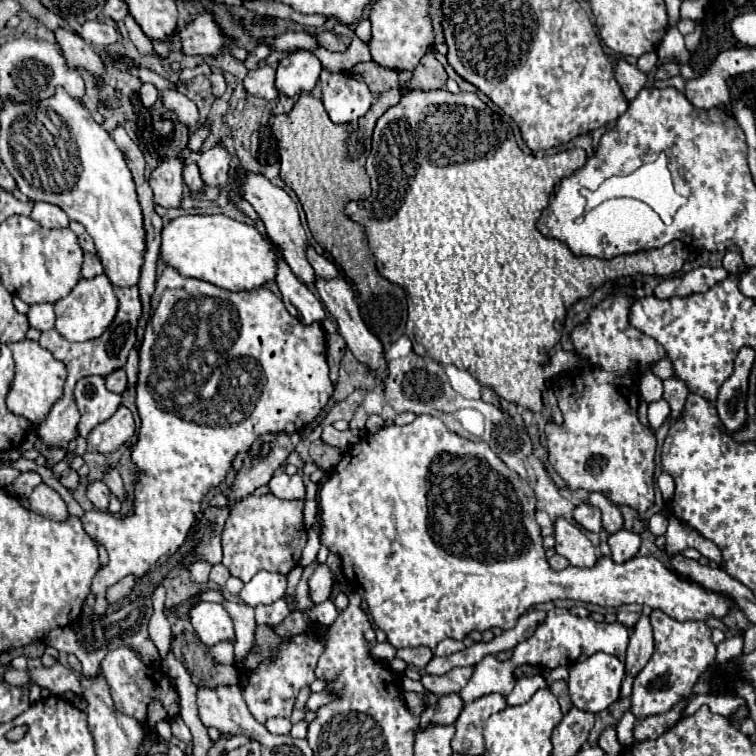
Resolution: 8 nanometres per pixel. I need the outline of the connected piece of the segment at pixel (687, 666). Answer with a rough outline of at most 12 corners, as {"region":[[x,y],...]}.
{"region":[[650,613],[656,649],[632,687],[638,719],[692,693],[716,659],[704,621]]}

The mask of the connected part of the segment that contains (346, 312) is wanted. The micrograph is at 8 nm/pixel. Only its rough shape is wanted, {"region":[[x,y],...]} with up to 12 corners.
{"region":[[344,277],[318,279],[324,307],[354,357],[386,377],[382,343]]}

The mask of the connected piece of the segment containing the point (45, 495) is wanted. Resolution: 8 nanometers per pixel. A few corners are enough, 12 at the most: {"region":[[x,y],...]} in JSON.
{"region":[[40,483],[28,497],[30,509],[42,517],[64,521],[66,503]]}

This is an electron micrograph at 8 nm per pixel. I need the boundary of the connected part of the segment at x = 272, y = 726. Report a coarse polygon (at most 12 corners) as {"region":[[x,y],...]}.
{"region":[[278,717],[267,720],[265,726],[276,735],[289,734],[289,719]]}

